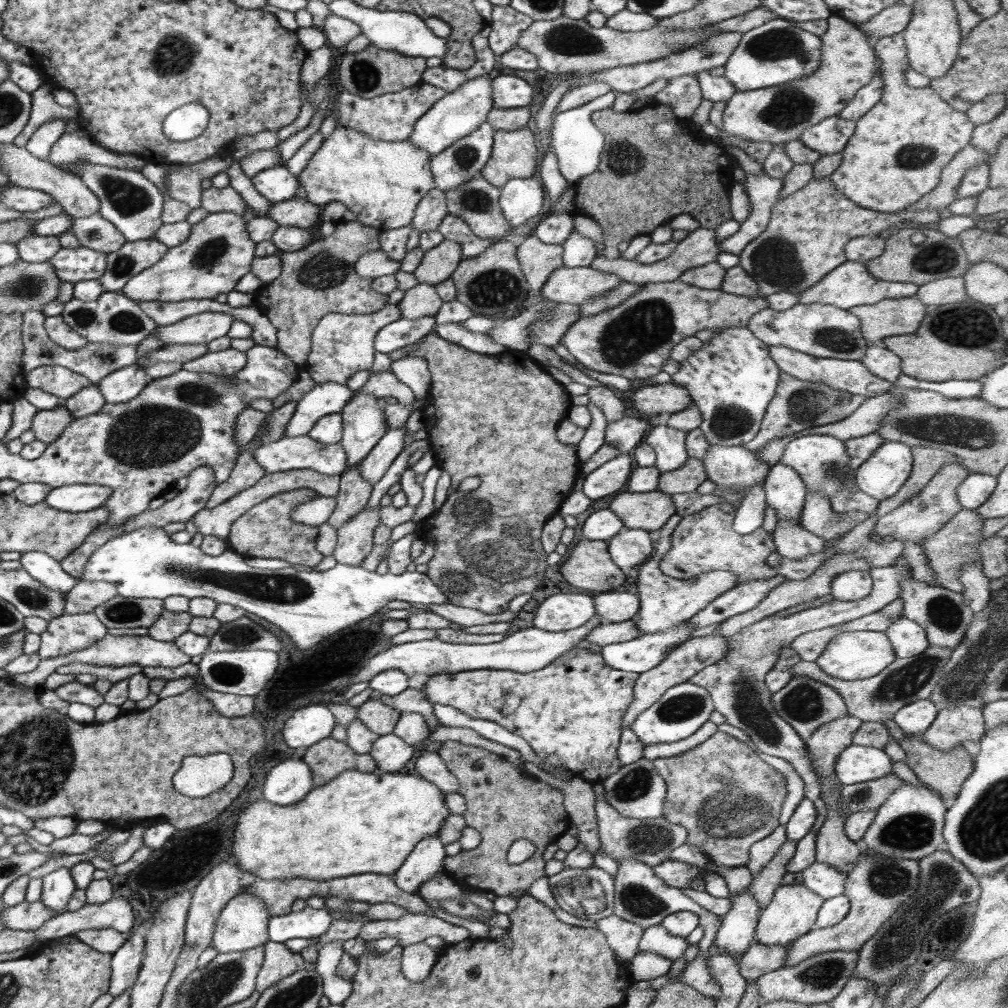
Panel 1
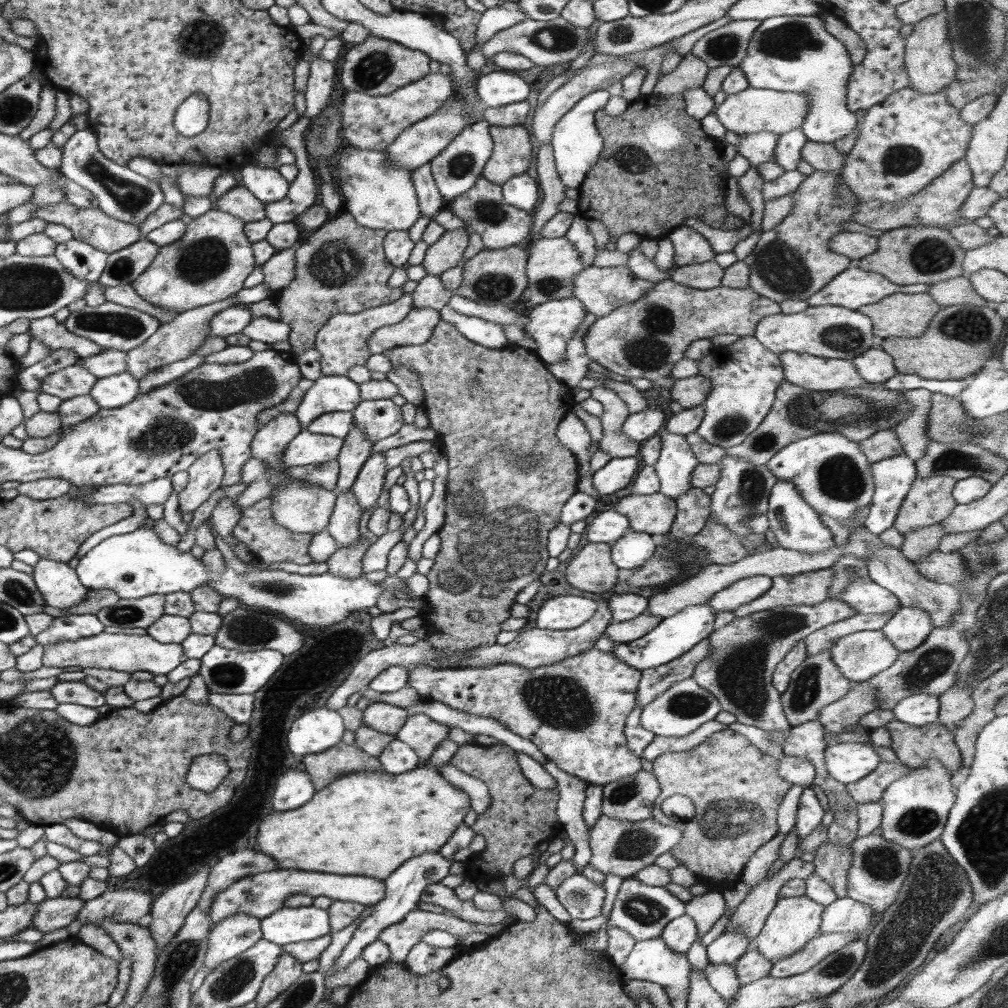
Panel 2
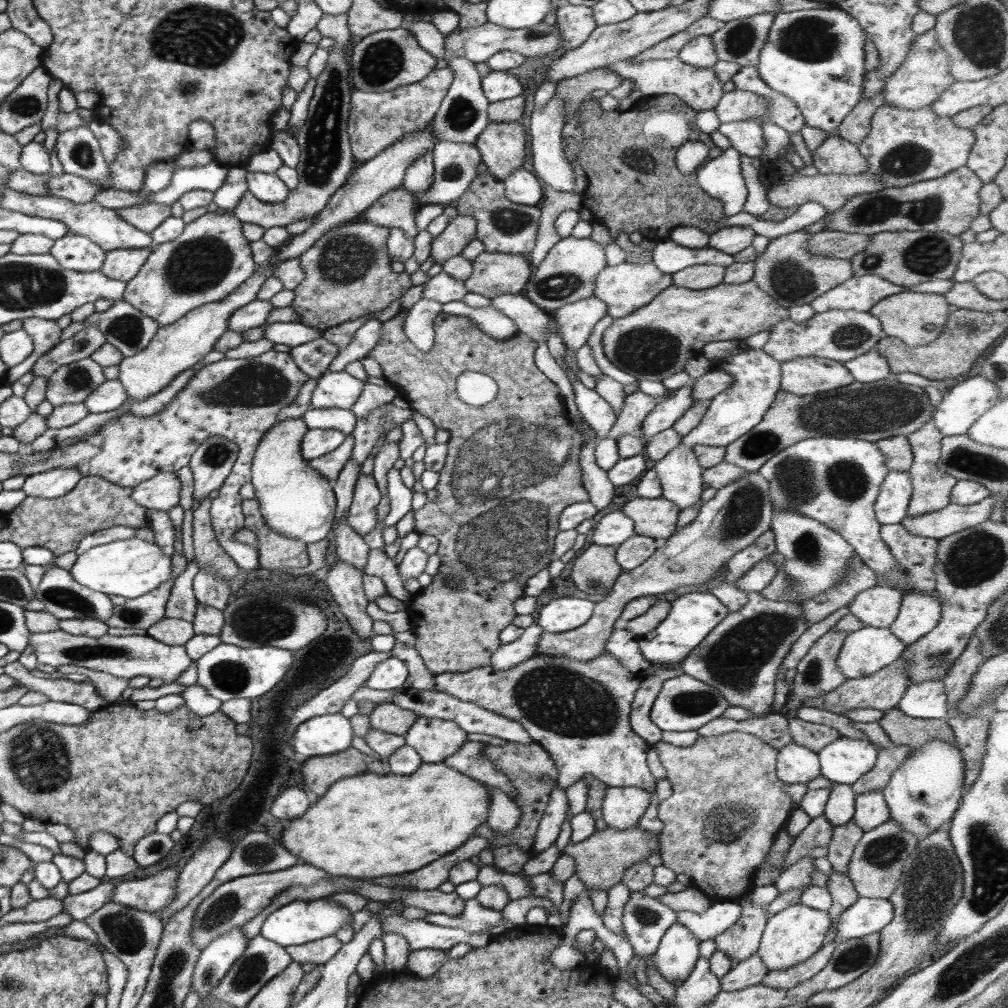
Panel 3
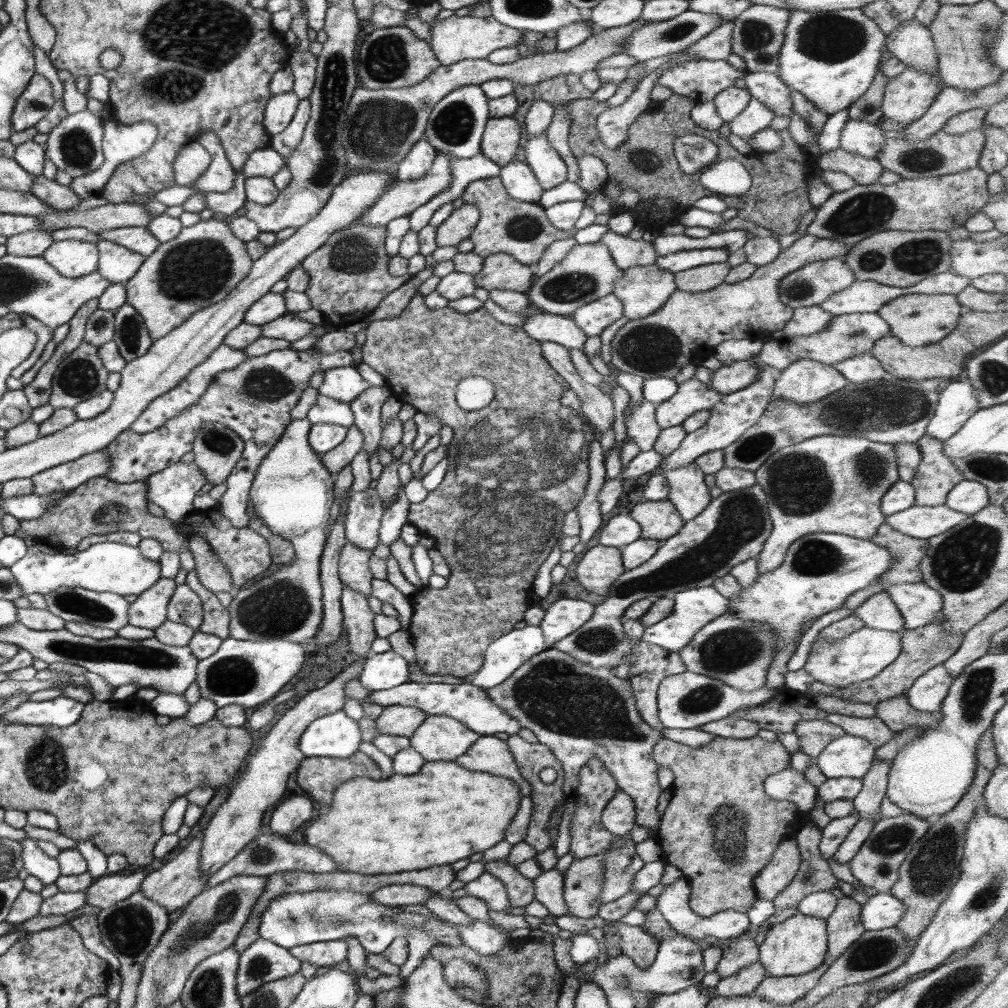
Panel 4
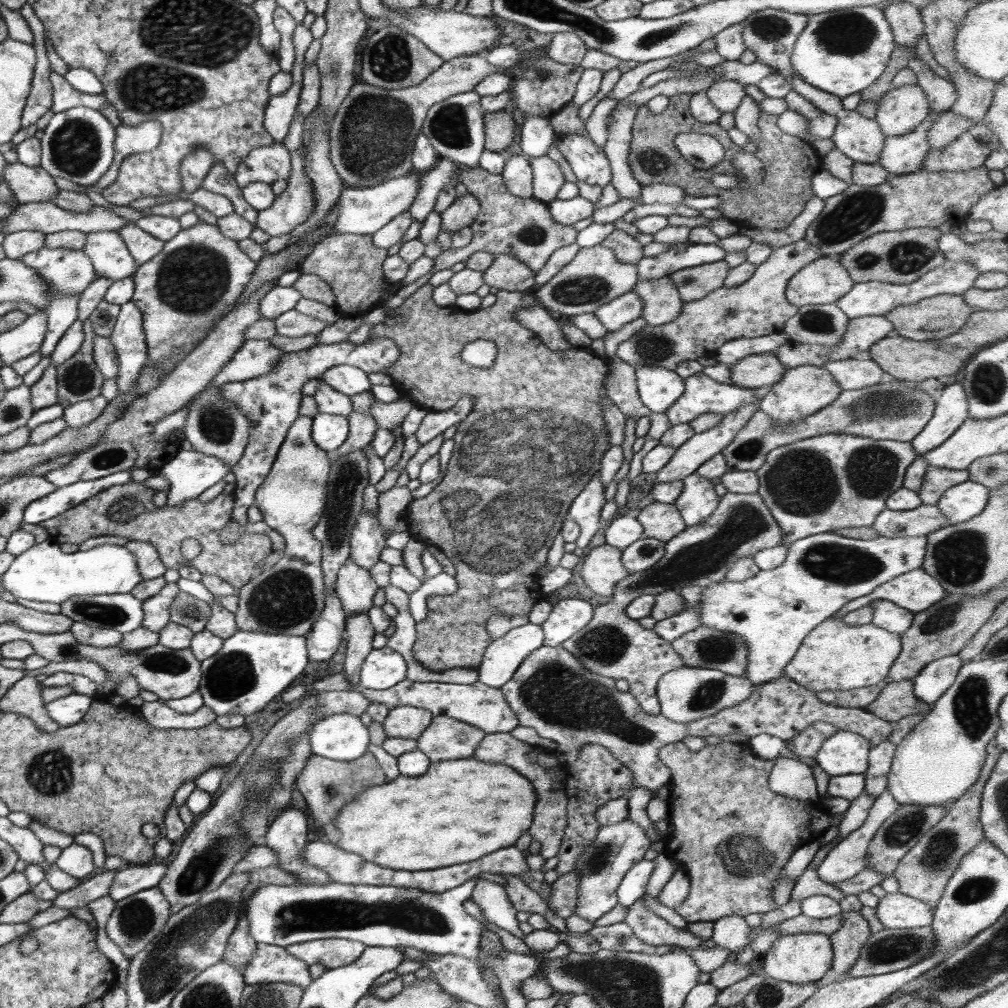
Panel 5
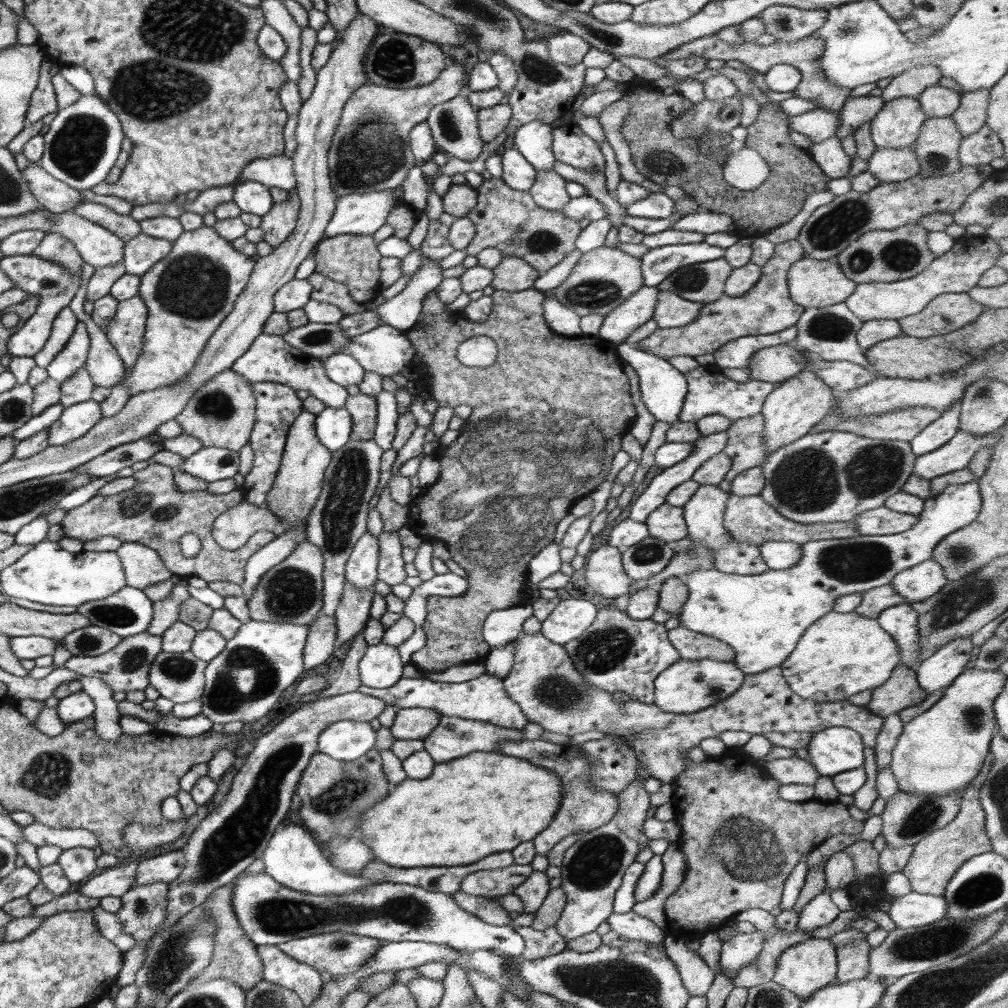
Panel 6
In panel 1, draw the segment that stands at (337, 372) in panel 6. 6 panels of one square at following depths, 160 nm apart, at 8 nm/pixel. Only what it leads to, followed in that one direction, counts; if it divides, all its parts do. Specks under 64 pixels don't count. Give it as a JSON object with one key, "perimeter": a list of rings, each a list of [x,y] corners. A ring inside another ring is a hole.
{"perimeter":[[[337,382],[315,383],[314,388],[309,390],[304,397],[297,403],[292,418],[285,426],[284,437],[292,438],[293,436],[304,436],[312,430],[316,421],[327,414],[340,413],[346,407],[350,400],[354,400],[354,390],[350,390],[345,384]]]}

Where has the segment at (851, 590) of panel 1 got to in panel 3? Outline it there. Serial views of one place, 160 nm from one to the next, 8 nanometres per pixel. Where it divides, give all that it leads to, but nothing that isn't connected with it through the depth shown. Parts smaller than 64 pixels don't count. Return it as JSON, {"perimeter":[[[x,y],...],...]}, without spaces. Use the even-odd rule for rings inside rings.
{"perimeter":[[[876,585],[859,592],[847,608],[865,627],[890,628],[898,617],[902,595],[895,588]]]}

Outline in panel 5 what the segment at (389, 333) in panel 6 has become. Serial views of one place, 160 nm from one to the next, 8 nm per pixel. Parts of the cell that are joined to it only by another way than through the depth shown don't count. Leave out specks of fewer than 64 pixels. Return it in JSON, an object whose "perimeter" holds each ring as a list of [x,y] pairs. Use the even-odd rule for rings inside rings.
{"perimeter":[[[370,334],[360,344],[352,344],[344,340],[334,344],[316,344],[295,353],[282,353],[279,361],[269,373],[242,382],[227,382],[221,385],[222,397],[238,405],[241,413],[253,424],[249,428],[245,451],[241,459],[231,468],[236,476],[236,487],[232,492],[235,497],[231,519],[239,524],[247,522],[246,511],[254,502],[256,489],[268,476],[290,425],[299,417],[303,387],[309,380],[320,379],[325,370],[340,364],[355,366],[366,373],[382,373],[399,356],[400,349],[393,340],[385,336]]]}

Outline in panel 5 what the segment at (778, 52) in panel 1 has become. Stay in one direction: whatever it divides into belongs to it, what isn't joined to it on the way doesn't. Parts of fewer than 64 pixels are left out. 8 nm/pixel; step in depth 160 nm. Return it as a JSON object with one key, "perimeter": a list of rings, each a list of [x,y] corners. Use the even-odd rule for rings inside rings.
{"perimeter":[[[859,6],[808,16],[790,55],[793,72],[818,90],[843,99],[868,88],[883,72],[897,45],[883,10]]]}

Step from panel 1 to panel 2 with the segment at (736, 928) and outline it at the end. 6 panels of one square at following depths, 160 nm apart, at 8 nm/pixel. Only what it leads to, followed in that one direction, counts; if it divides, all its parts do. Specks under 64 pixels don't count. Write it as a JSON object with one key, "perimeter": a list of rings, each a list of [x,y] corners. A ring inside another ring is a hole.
{"perimeter":[[[724,931],[707,946],[710,962],[732,968],[735,962],[751,949],[749,940],[740,931]]]}

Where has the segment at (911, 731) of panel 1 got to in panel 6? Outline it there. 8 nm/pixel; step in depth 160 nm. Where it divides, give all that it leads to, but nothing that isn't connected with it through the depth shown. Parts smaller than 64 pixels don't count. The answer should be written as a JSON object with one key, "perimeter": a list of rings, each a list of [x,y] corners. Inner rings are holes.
{"perimeter":[[[971,637],[956,639],[922,661],[915,669],[918,683],[927,694],[952,685],[966,670],[970,656],[976,652]]]}

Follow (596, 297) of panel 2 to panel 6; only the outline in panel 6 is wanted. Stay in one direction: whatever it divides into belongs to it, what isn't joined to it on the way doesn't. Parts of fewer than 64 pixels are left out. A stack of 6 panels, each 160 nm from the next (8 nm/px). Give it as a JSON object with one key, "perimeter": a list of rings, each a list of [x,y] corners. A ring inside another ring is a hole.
{"perimeter":[[[659,290],[652,319],[659,328],[686,326],[696,318],[703,306],[704,302],[690,302],[672,291]]]}

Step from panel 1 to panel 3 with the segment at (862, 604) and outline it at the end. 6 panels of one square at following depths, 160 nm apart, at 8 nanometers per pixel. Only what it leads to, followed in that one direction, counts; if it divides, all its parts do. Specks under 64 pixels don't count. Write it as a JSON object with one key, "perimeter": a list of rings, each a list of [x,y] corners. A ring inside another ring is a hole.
{"perimeter":[[[749,592],[744,607],[720,621],[710,634],[702,640],[681,662],[682,671],[700,682],[715,688],[728,701],[729,706],[738,706],[753,711],[756,718],[764,718],[773,710],[775,697],[775,680],[778,667],[791,650],[792,644],[809,628],[804,612],[798,603],[770,601],[761,593]]]}

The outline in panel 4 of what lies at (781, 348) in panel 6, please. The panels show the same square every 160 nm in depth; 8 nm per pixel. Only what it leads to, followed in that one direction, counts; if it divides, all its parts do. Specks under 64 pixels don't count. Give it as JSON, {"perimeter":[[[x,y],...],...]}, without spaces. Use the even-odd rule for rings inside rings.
{"perimeter":[[[749,359],[723,365],[714,371],[709,387],[722,395],[742,390],[757,379],[758,359]]]}

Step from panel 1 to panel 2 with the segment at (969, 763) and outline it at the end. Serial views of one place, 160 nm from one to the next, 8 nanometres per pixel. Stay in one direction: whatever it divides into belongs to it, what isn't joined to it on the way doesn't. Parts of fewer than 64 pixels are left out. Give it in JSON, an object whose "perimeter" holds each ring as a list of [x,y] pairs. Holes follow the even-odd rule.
{"perimeter":[[[894,719],[888,724],[887,729],[892,740],[891,750],[896,754],[896,759],[909,769],[922,768],[931,758],[939,760],[949,770],[951,776],[961,769],[962,755],[956,747],[953,732],[938,721],[924,726],[910,726]]]}

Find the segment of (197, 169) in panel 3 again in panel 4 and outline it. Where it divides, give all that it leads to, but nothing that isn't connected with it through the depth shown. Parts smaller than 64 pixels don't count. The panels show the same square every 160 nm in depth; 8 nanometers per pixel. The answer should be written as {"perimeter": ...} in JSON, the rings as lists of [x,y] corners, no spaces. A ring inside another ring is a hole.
{"perimeter":[[[204,132],[197,142],[211,155],[211,164],[192,188],[207,192],[230,192],[238,173],[230,165],[220,140],[212,132]]]}

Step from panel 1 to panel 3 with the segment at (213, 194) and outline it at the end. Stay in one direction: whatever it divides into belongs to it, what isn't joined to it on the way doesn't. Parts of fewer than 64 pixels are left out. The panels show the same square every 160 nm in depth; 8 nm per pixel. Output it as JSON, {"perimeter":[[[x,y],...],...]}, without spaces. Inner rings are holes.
{"perimeter":[[[323,13],[315,29],[323,34],[324,38],[333,38],[336,44],[329,50],[326,68],[316,78],[314,94],[309,102],[304,127],[296,136],[300,148],[300,159],[295,169],[299,176],[298,187],[289,190],[284,203],[277,204],[258,201],[250,192],[246,192],[244,197],[240,198],[238,206],[230,212],[241,222],[256,223],[267,229],[273,226],[285,227],[295,220],[314,218],[326,207],[332,194],[348,181],[348,177],[357,165],[352,156],[347,132],[353,90],[351,64],[348,61],[351,32],[348,28],[347,13]]]}

